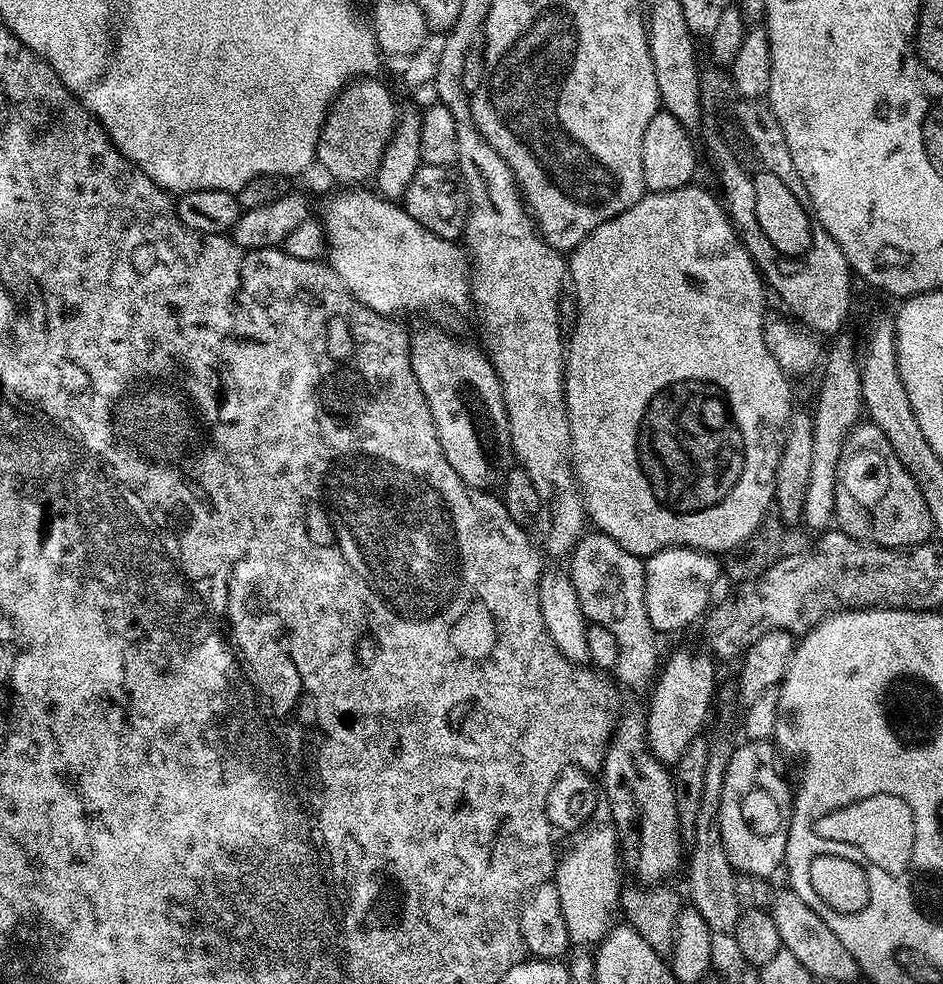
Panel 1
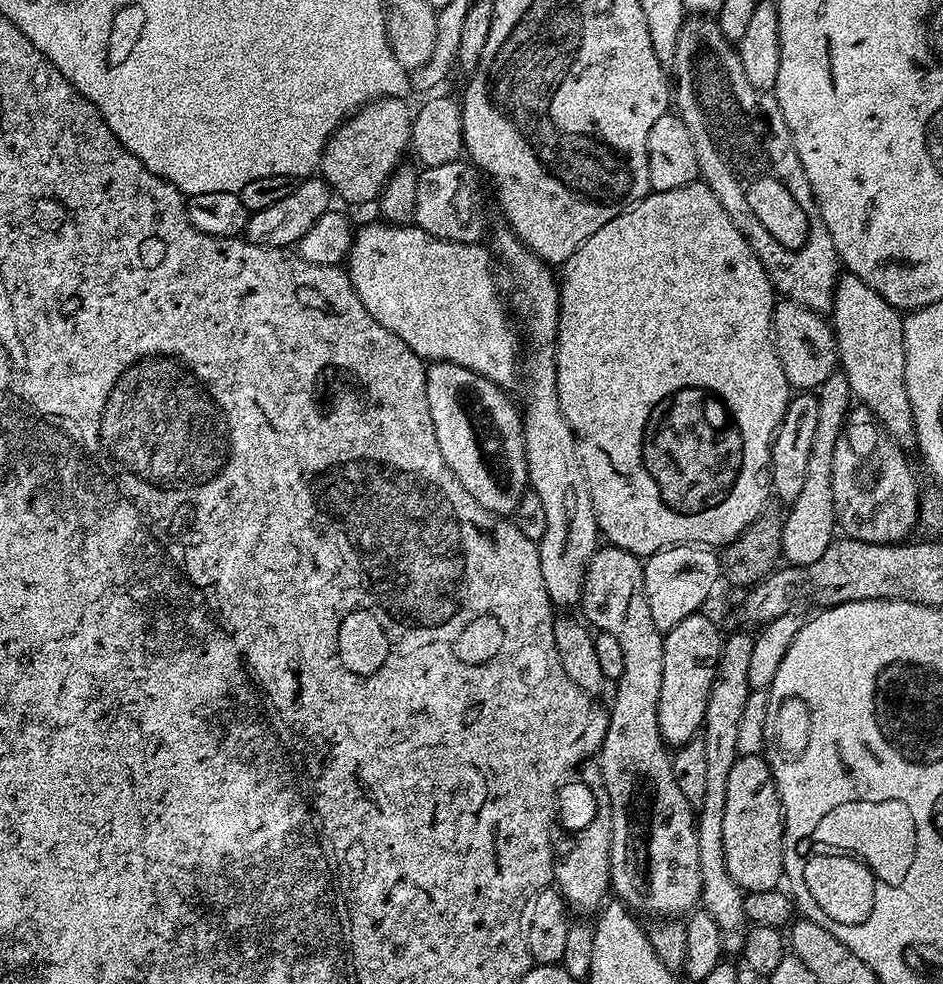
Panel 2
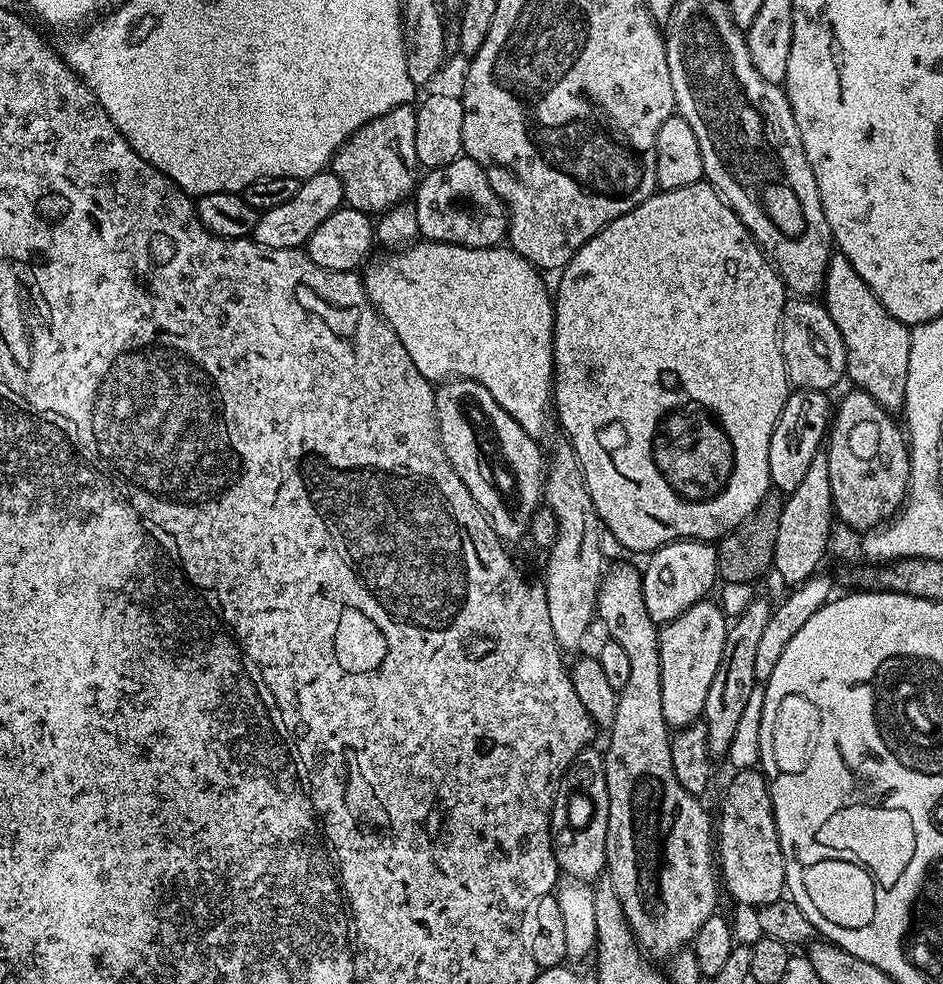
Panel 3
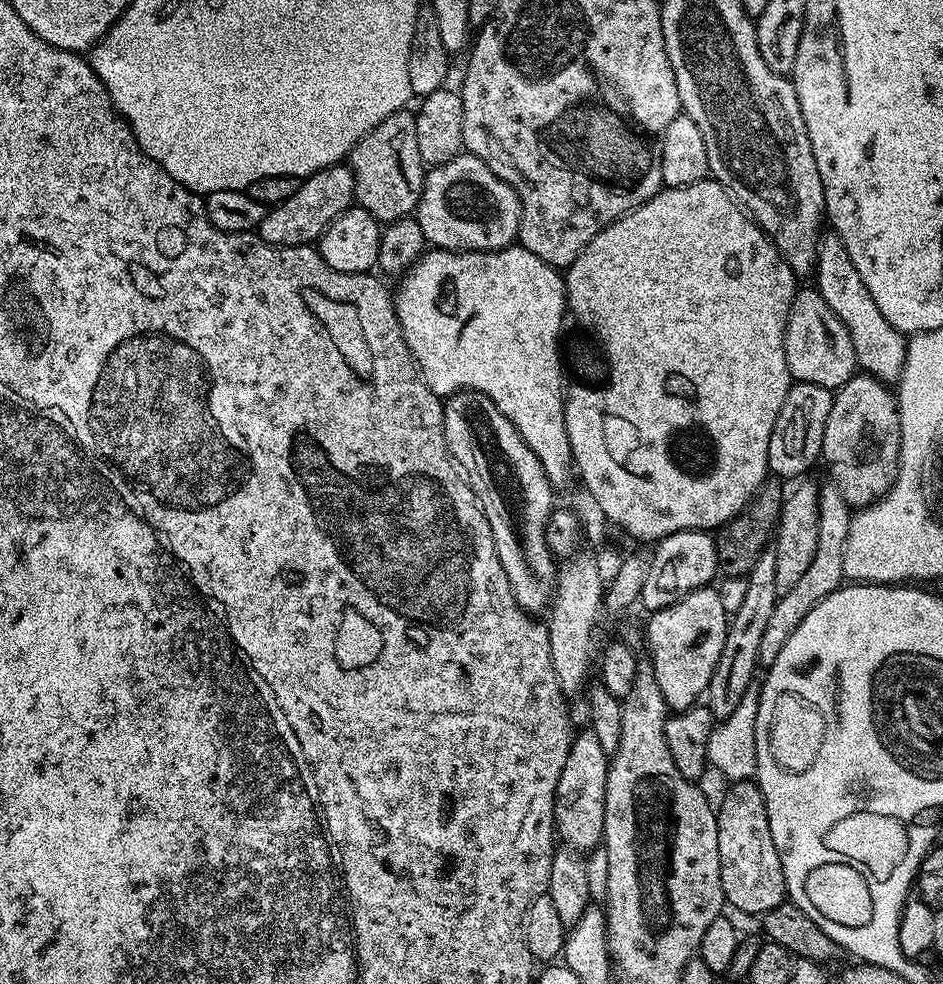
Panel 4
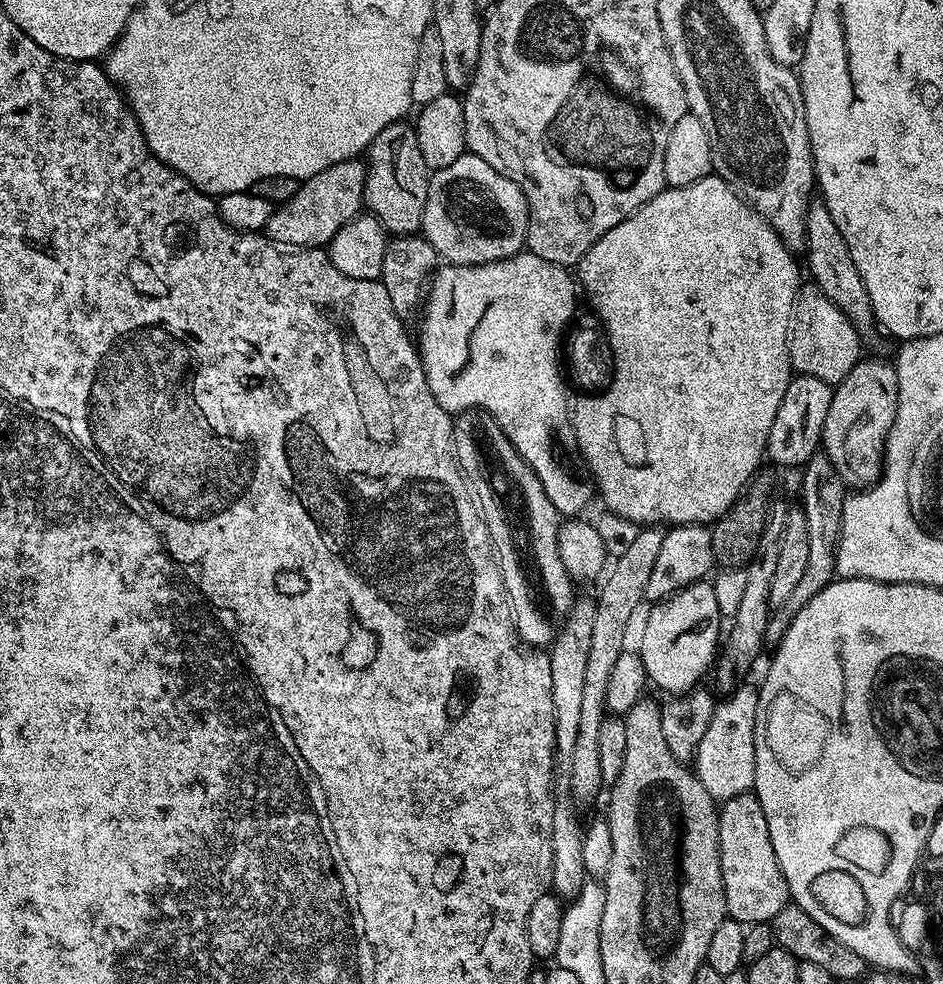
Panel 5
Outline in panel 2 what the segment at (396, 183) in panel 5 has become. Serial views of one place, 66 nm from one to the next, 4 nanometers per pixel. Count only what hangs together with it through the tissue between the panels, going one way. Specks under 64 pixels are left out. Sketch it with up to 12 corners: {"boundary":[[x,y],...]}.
{"boundary":[[383,96],[328,139],[318,172],[348,204],[379,201],[412,143]]}

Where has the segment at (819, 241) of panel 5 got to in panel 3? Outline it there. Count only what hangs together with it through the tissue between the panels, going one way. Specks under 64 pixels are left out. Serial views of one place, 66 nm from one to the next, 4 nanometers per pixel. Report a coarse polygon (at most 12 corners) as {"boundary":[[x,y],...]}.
{"boundary":[[828,259],[824,309],[846,346],[846,376],[887,412],[904,406],[912,333]]}

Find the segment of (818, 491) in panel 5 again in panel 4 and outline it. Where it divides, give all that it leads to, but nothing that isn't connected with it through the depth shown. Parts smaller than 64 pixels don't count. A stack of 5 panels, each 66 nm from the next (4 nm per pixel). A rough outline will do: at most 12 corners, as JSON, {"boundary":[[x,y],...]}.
{"boundary":[[831,482],[818,494],[818,550],[781,595],[758,646],[771,666],[814,606],[845,583],[853,513]]}

